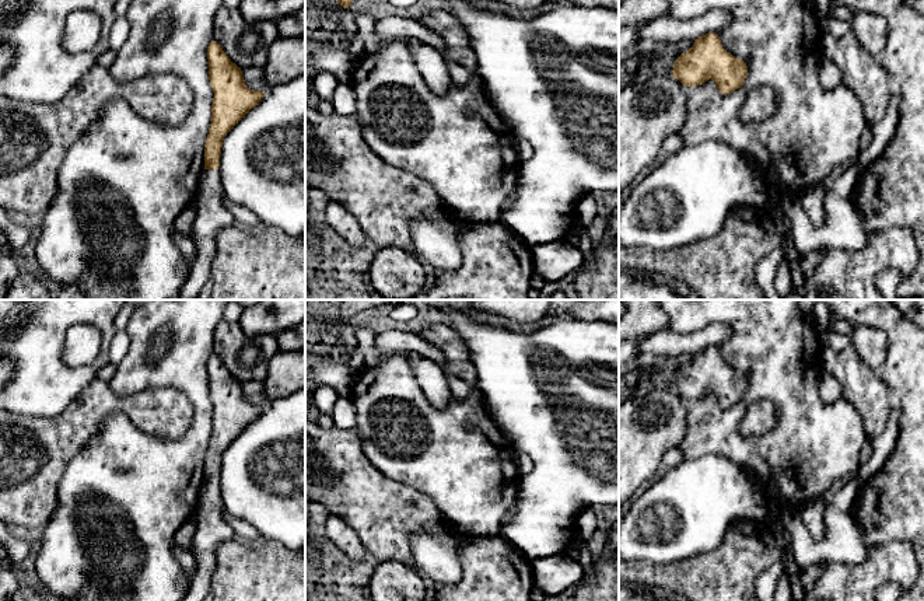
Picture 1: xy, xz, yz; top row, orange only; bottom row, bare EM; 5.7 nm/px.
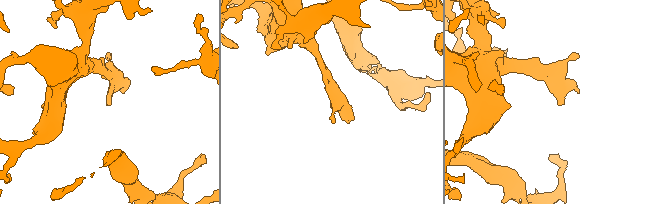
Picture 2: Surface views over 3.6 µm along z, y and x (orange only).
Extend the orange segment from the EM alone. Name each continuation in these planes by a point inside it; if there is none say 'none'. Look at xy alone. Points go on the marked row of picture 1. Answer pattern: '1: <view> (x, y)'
1: xy (212, 215)

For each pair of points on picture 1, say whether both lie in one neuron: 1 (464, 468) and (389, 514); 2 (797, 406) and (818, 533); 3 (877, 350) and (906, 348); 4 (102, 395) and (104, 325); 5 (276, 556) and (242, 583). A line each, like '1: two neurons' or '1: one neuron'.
1: two neurons
2: two neurons
3: two neurons
4: two neurons
5: one neuron

